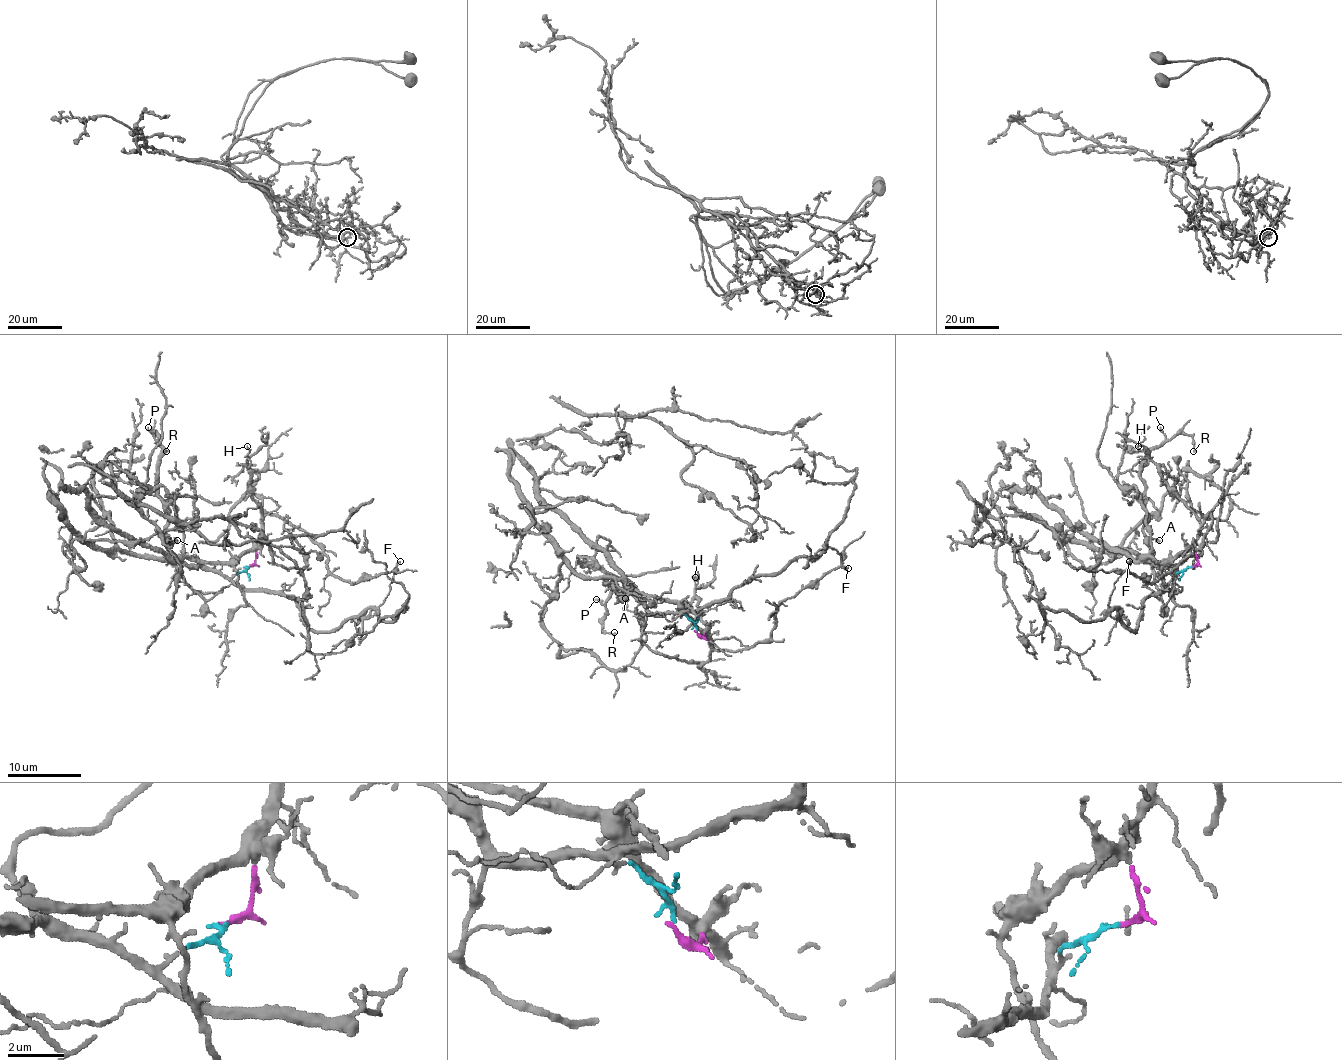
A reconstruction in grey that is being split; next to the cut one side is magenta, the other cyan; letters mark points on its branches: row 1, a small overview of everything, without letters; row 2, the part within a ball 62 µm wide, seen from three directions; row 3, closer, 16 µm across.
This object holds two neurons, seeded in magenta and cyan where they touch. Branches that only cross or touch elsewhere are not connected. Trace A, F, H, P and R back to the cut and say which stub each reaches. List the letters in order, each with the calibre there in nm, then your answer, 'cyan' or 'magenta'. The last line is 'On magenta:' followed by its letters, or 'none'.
A: 110 nm thick; cyan
F: 150 nm thick; magenta
H: 130 nm thick; magenta
P: 120 nm thick; cyan
R: 120 nm thick; cyan
On magenta: F, H

